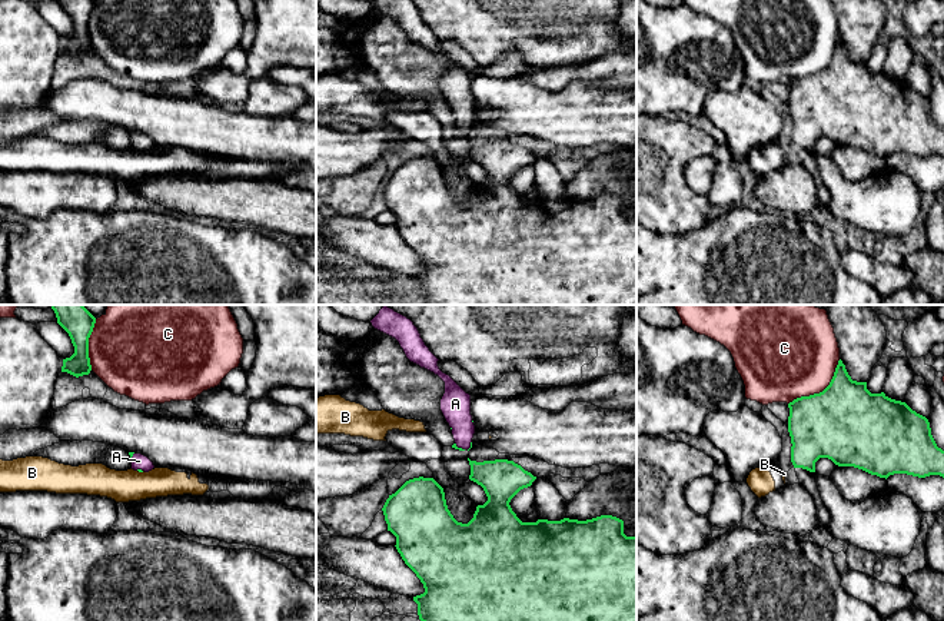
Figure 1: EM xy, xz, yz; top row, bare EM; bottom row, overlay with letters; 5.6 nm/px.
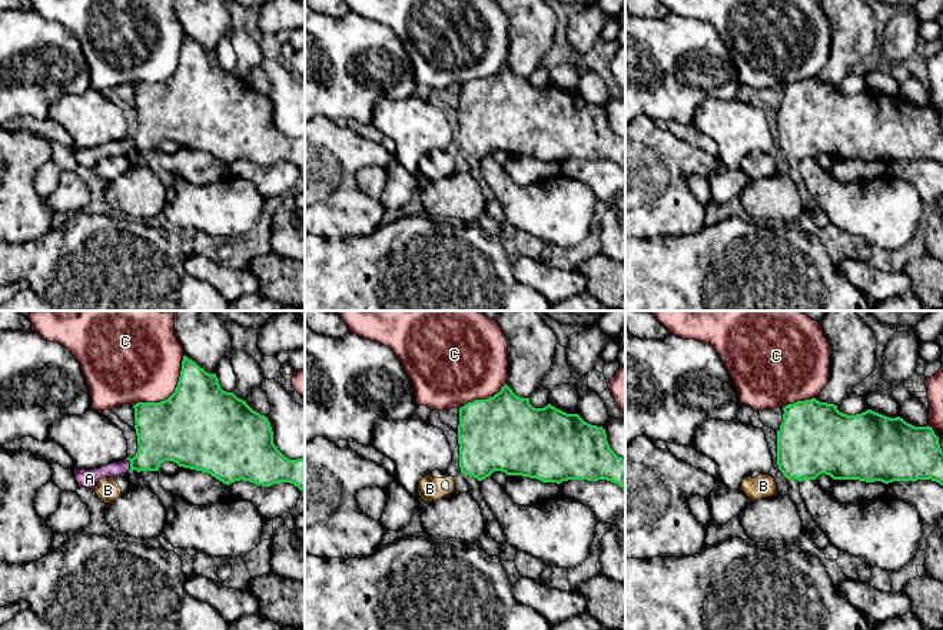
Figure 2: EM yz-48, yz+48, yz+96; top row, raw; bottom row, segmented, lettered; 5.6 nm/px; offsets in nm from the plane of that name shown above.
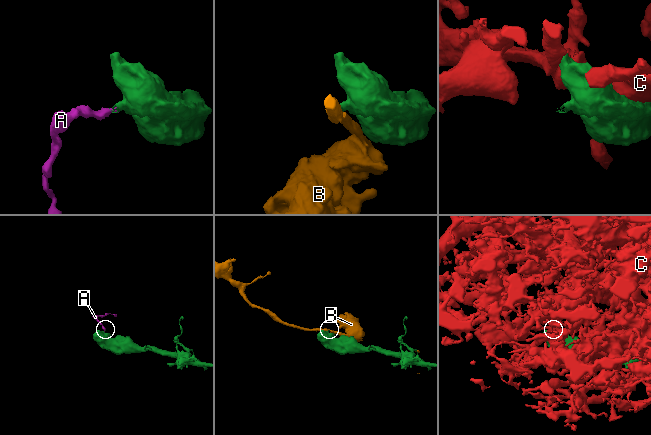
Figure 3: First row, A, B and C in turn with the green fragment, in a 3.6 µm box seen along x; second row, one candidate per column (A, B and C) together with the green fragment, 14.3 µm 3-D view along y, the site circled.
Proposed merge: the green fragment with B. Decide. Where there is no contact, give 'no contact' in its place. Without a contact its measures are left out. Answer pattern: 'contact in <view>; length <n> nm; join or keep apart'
contact in xy; length 40 nm; keep apart

